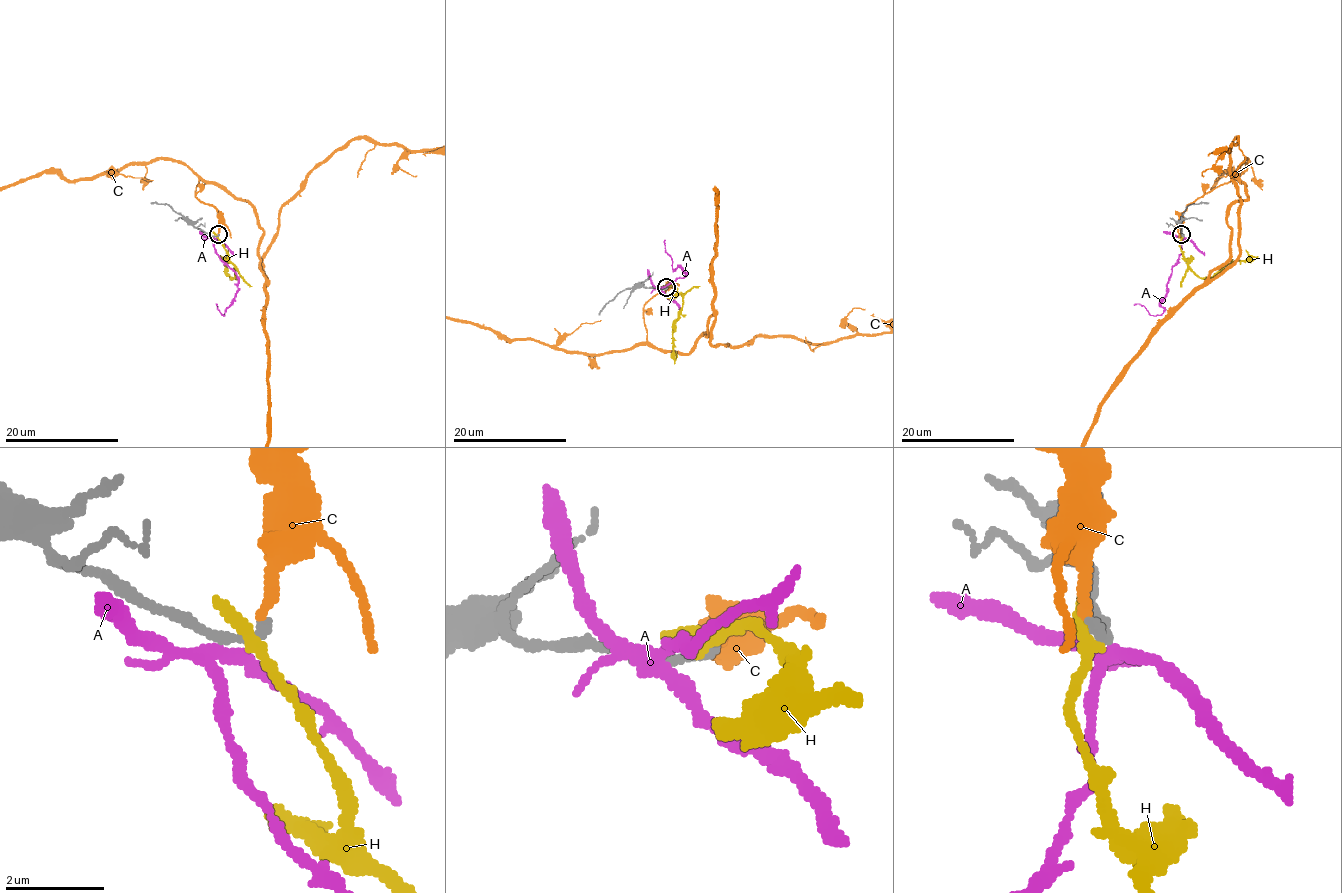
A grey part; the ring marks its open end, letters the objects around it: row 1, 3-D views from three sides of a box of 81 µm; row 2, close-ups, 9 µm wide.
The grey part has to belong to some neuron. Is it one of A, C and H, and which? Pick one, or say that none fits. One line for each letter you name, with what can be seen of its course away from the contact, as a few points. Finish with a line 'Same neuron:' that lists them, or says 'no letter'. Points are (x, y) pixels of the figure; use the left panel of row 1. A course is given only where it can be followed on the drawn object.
Same neuron: C

